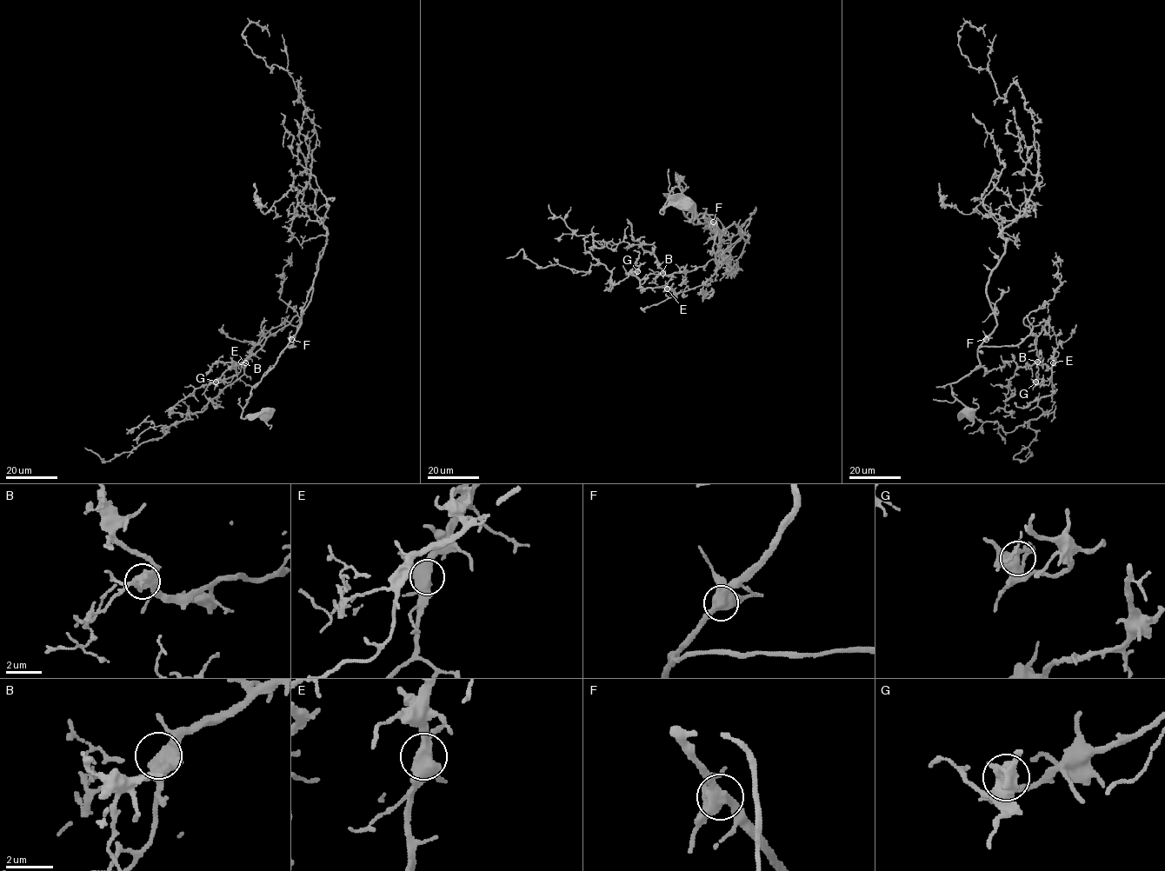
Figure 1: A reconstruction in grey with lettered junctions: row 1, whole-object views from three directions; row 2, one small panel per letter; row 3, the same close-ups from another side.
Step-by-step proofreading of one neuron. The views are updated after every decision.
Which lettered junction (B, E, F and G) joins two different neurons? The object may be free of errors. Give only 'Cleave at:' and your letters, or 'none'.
Cleave at: none

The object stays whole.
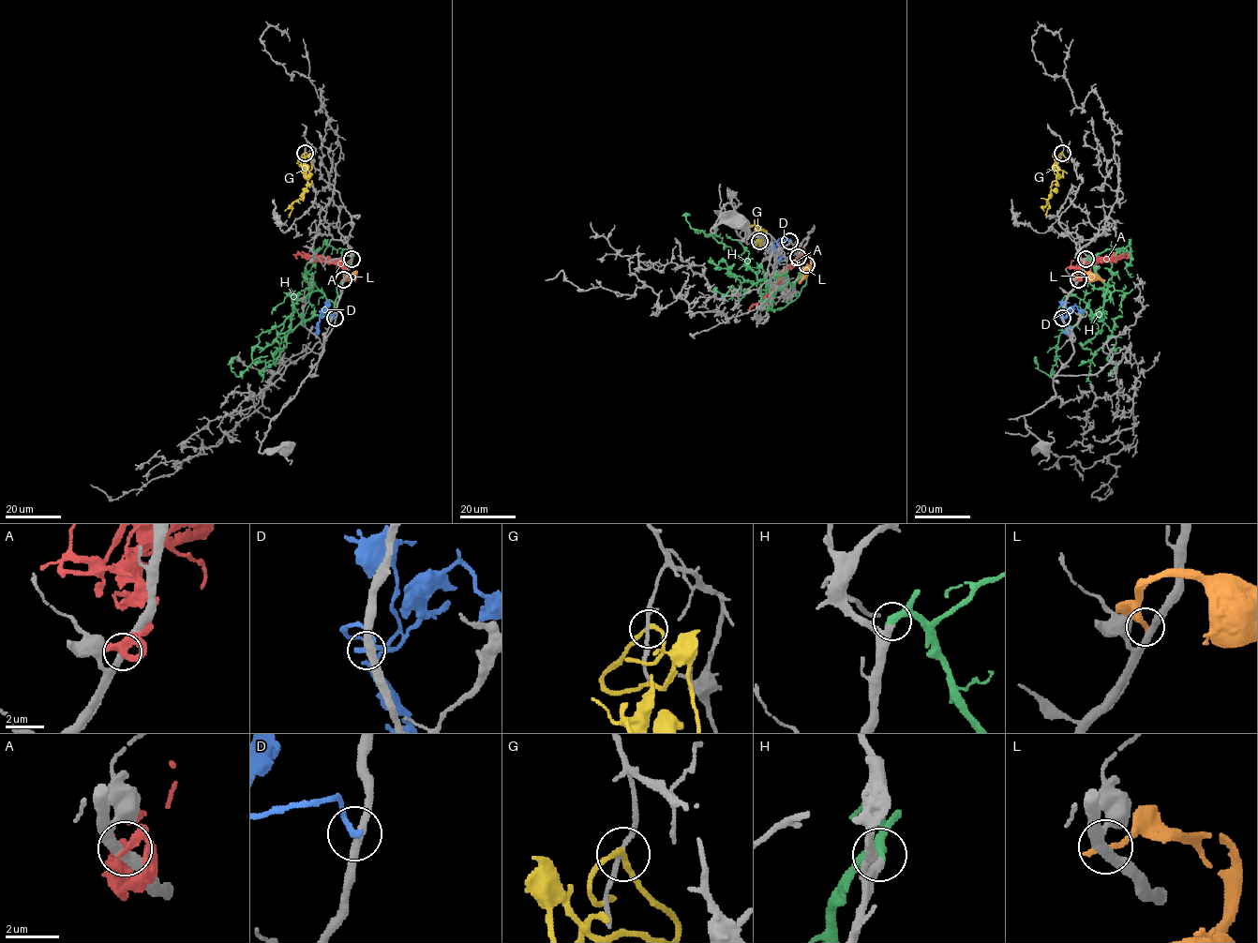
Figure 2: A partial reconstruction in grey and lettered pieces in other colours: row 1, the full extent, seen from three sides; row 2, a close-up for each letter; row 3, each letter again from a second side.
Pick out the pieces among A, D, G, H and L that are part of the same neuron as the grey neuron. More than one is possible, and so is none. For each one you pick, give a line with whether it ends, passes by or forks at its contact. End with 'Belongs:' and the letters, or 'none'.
H: It passes by
Belongs: H

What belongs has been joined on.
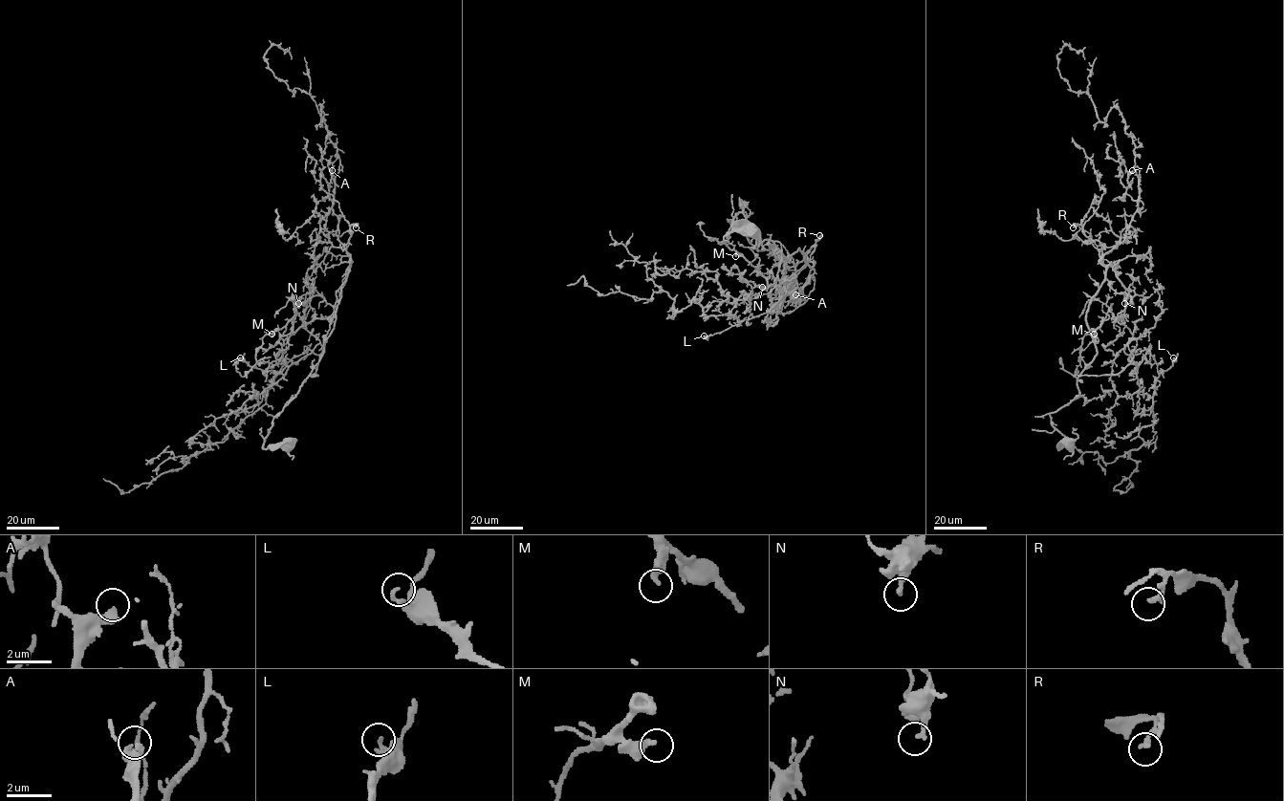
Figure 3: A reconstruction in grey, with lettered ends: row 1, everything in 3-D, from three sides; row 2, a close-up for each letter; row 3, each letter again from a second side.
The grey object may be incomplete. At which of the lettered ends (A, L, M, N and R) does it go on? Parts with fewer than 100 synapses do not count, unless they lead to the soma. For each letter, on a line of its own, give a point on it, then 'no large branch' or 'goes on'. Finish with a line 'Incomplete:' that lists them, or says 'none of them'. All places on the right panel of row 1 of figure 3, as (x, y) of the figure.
A: place (1132, 170); no large branch
L: place (1173, 357); no large branch
M: place (1094, 334); no large branch
N: place (1124, 303); no large branch
R: place (1073, 227); no large branch
Incomplete: none of them

